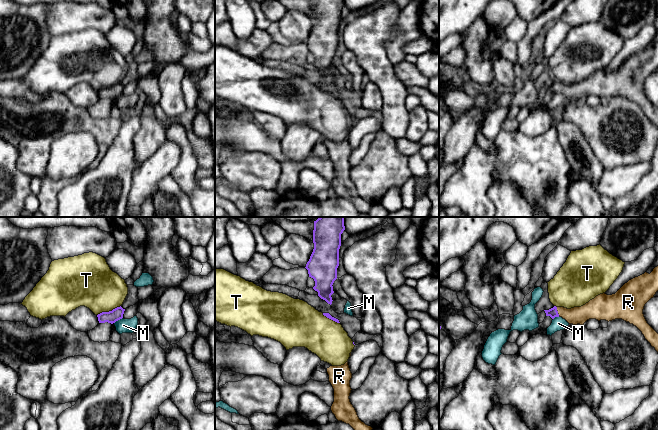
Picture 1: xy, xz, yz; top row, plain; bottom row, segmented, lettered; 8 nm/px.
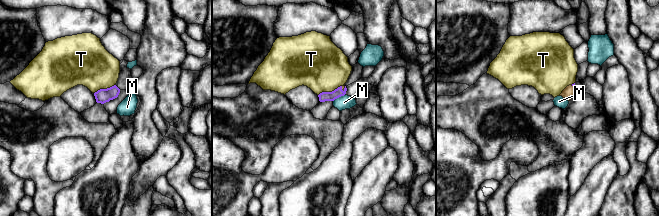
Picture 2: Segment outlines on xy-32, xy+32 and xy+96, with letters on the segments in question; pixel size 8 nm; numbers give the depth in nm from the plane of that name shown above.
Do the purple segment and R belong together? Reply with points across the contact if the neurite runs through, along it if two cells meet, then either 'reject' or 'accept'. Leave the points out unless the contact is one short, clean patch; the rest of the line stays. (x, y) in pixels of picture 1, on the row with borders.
way yz (552, 312), (557, 311), (569, 315), (578, 315); accept

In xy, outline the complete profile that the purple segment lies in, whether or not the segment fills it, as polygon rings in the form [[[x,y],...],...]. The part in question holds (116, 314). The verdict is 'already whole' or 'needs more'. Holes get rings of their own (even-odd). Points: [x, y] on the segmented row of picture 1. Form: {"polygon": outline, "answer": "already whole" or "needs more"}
{"polygon": [[[121,306],[113,309],[109,312],[102,312],[97,315],[99,323],[115,323],[116,321],[123,318],[125,309],[123,309]]], "answer": "already whole"}

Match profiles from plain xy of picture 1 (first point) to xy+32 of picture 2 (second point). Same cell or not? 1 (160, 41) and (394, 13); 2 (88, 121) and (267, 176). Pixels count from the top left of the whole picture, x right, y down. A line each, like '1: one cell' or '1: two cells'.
1: two cells
2: two cells

